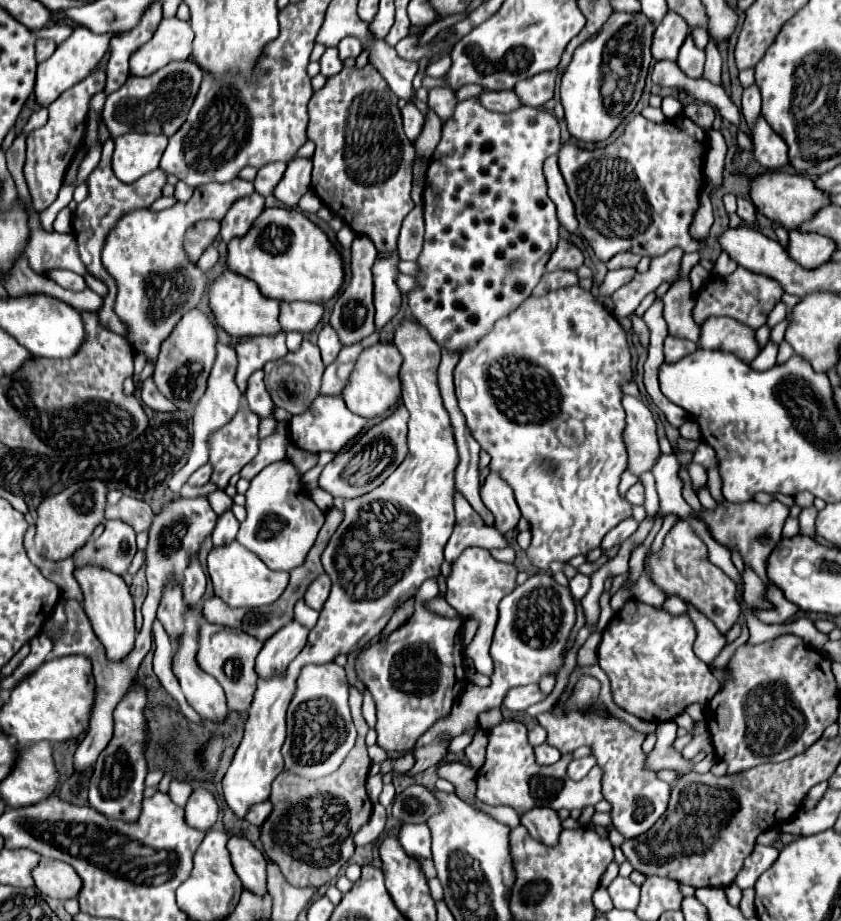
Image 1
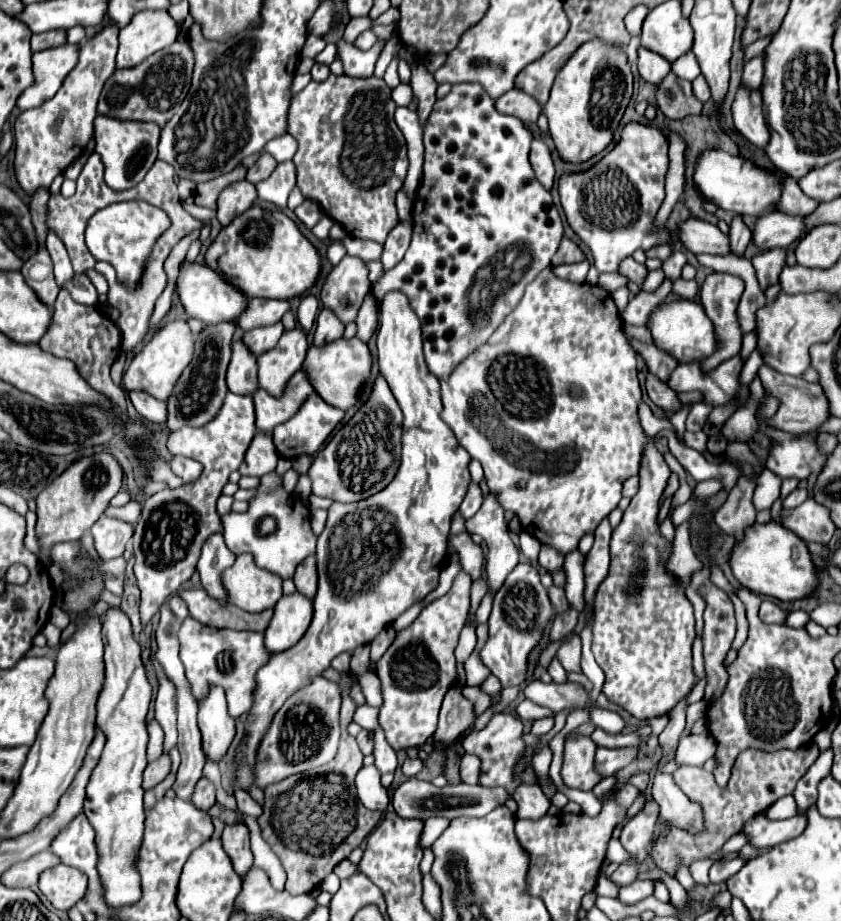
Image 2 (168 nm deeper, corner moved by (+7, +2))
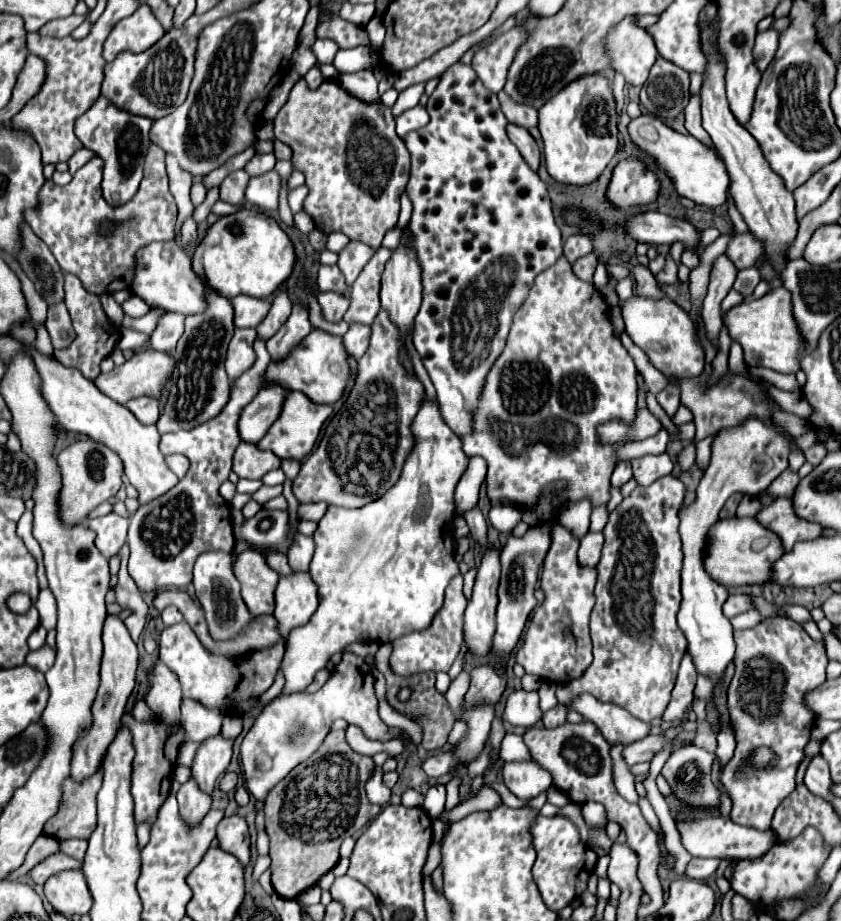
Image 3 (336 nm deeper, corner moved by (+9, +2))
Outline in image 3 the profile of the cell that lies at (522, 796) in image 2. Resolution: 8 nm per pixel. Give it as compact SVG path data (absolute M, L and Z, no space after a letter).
M536 760L506 762L502 768L502 778L506 788L518 798L534 798L552 786L548 770L544 770Z

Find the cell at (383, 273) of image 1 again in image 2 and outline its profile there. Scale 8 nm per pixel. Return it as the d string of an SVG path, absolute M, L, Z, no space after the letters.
M368 294L368 298L364 300L360 312L358 312L358 318L356 318L356 324L358 324L358 338L368 342L376 328L378 328L378 302L372 294Z

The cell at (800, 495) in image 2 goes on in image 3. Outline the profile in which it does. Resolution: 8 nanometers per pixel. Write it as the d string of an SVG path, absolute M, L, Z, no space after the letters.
M786 468L786 470L784 470L784 474L780 474L780 476L772 482L772 486L768 486L766 494L768 494L768 496L772 496L772 498L780 498L780 496L792 498L794 488L798 486L798 482L800 482L798 472L792 472L792 470L788 470L788 468Z

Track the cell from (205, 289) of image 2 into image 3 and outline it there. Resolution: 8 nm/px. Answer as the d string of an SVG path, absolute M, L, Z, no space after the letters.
M152 242L144 250L136 252L136 270L132 280L132 294L140 296L150 308L162 308L168 312L178 312L184 316L200 314L206 308L204 302L204 282L194 274L188 256L174 242Z

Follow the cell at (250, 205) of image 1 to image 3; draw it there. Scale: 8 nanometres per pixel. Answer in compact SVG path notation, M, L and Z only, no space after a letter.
M236 170L236 172L228 174L220 184L220 200L242 206L248 180L250 180L250 176L244 170Z

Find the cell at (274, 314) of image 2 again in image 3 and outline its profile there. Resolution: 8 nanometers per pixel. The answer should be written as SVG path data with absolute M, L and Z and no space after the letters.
M236 296L230 302L234 308L234 326L238 328L256 328L270 310L270 300L252 296Z

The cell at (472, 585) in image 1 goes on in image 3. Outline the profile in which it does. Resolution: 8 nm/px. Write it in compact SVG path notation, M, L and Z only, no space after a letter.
M462 672L462 674L450 684L450 688L446 690L444 698L446 698L446 702L448 702L448 706L450 706L450 710L452 710L454 714L458 712L458 708L460 708L460 704L462 704L462 698L464 698L464 694L468 692L468 686L470 686L470 674Z

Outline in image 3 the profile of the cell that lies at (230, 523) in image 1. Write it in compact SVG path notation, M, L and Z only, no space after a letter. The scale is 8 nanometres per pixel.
M222 550L206 552L202 554L194 564L194 580L196 598L204 610L208 630L214 640L234 640L244 632L244 626L254 618L248 608L244 606L244 600L240 596L240 582L236 580L232 572L232 554L226 554Z

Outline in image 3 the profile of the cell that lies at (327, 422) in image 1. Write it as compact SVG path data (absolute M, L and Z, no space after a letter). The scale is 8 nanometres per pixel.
M288 392L282 404L282 412L280 416L274 420L274 424L270 426L270 430L266 432L266 436L256 444L260 450L270 450L274 452L278 458L290 458L290 460L304 460L318 436L320 436L320 428L322 424L328 420L328 416L332 414L332 406L328 404L316 404L310 398L306 398L300 392Z

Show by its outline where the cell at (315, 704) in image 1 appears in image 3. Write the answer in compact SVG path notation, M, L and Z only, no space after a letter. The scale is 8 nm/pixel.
M344 654L342 662L330 672L326 684L316 694L280 694L268 706L264 706L254 726L242 740L240 758L248 792L256 800L264 800L272 786L276 786L282 778L286 778L286 774L294 766L308 760L320 748L322 740L330 732L330 724L338 718L361 728L370 740L403 740L404 746L412 744L405 731L394 726L386 726L378 716L374 678L364 658L356 654L352 654L350 658Z

